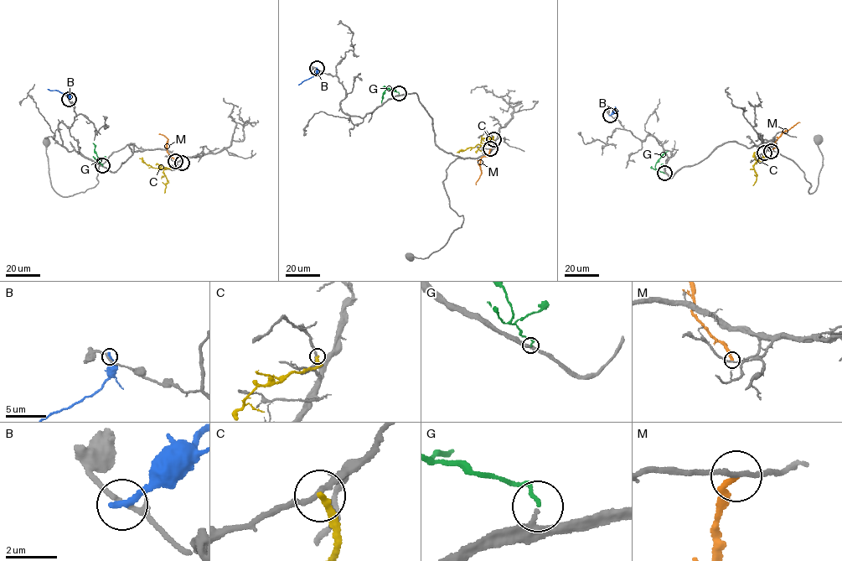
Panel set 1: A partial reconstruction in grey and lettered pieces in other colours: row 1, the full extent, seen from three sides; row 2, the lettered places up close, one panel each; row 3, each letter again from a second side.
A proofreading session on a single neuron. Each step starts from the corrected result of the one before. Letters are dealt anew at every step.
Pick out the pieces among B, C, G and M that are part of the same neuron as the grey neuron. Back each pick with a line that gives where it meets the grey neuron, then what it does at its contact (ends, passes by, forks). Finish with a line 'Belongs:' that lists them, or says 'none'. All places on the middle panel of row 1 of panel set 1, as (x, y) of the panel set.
G: Touches grey at (399, 93). It ends there
Belongs: G

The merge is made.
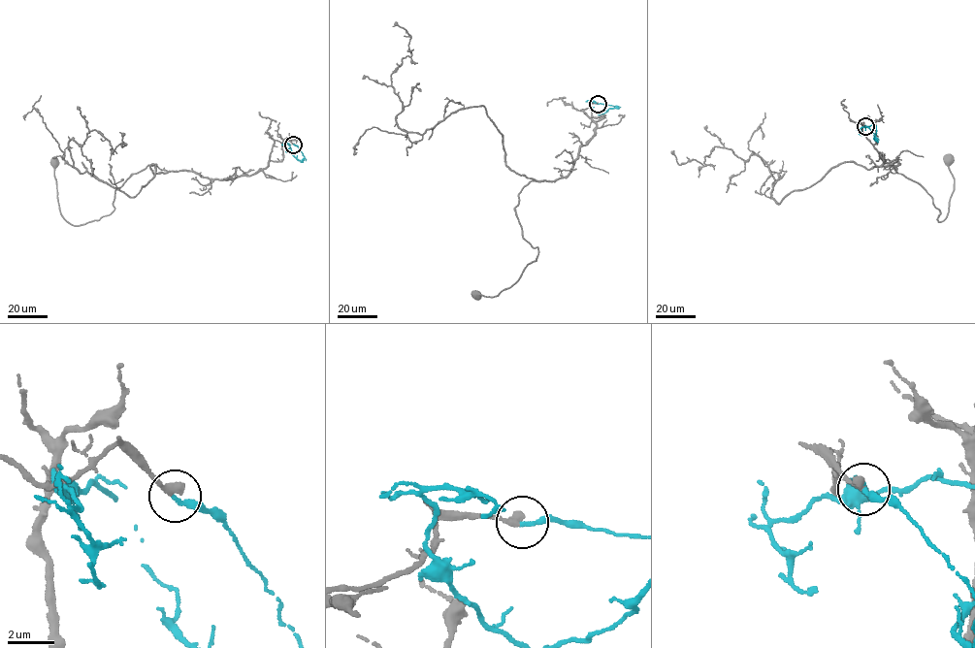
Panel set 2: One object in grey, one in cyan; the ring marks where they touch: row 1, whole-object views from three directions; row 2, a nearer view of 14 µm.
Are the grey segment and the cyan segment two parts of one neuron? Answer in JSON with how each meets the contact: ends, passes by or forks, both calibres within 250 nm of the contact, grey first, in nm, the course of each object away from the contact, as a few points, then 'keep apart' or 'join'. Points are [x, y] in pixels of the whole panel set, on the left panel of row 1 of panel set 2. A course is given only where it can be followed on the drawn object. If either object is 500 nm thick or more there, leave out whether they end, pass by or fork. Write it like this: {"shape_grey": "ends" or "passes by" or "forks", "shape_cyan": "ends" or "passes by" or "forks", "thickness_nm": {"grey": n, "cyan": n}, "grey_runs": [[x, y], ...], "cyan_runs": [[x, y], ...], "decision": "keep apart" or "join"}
{"shape_grey": "ends", "shape_cyan": "ends", "thickness_nm": {"grey": 400, "cyan": 220}, "grey_runs": [[293, 145], [276, 140], [266, 167], [229, 178], [147, 166], [109, 214], [78, 225], [60, 213], [55, 161]], "cyan_runs": [[293, 145], [304, 156], [301, 161], [286, 144], [285, 151]], "decision": "join"}

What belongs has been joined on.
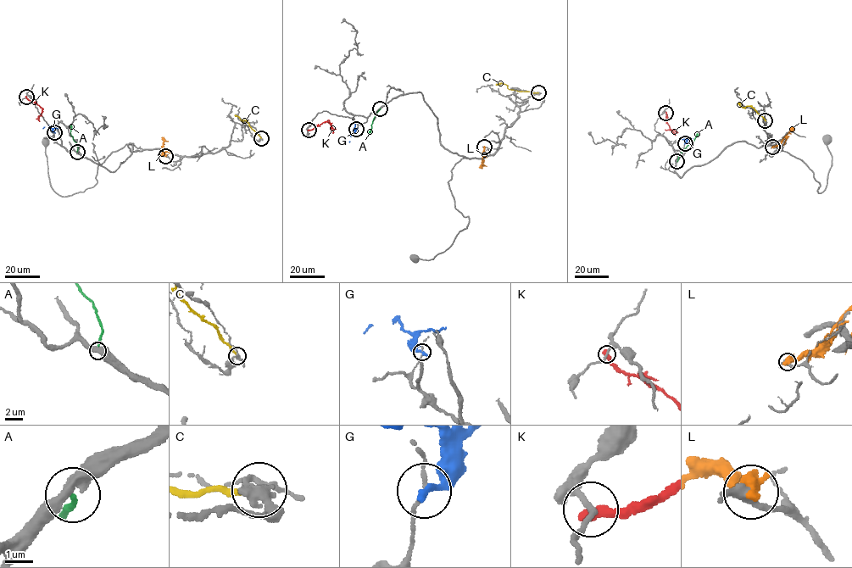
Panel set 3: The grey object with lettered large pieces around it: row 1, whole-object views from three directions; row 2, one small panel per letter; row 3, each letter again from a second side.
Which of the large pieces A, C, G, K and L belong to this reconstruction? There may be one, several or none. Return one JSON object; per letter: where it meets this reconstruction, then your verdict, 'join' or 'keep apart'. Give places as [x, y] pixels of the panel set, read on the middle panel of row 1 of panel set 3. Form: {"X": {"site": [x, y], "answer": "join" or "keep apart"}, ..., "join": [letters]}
{"A": {"site": [380, 108], "answer": "keep apart"}, "C": {"site": [538, 92], "answer": "keep apart"}, "G": {"site": [356, 129], "answer": "keep apart"}, "K": {"site": [309, 130], "answer": "keep apart"}, "L": {"site": [484, 147], "answer": "keep apart"}, "join": []}

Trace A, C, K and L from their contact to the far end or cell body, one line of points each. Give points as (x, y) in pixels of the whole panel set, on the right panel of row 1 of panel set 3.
A: (676, 162), (698, 133)
C: (765, 120), (751, 106), (743, 108), (738, 103)
K: (665, 113), (669, 127), (677, 132)
L: (772, 147), (793, 130)

